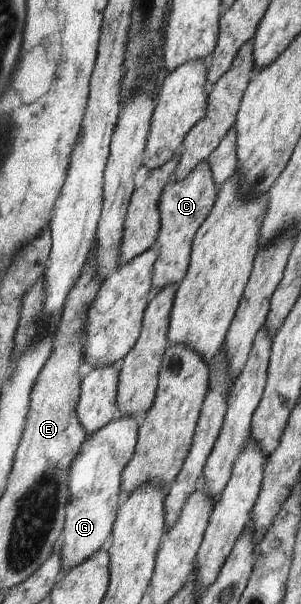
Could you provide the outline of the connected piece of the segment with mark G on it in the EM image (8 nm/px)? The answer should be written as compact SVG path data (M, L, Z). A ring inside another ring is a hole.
M117 415L104 428L87 435L80 445L80 452L68 473L69 498L64 510L64 530L58 544L62 573L97 552L111 533L111 525L122 502L121 473L133 456L138 425L138 418Z

